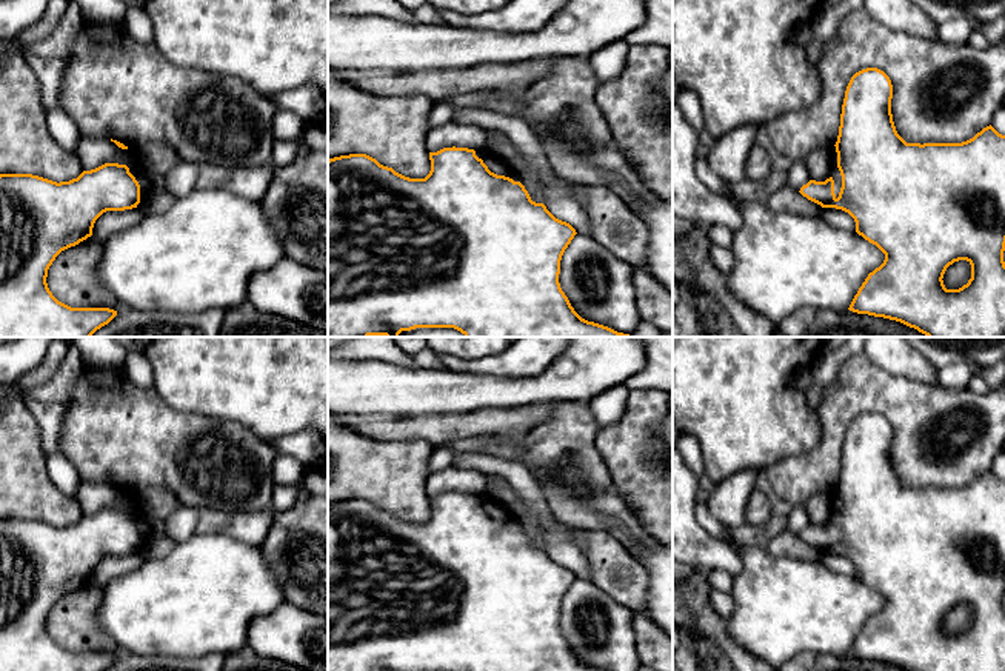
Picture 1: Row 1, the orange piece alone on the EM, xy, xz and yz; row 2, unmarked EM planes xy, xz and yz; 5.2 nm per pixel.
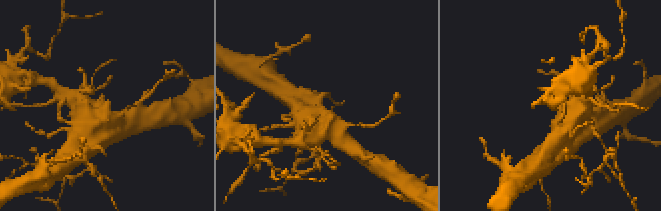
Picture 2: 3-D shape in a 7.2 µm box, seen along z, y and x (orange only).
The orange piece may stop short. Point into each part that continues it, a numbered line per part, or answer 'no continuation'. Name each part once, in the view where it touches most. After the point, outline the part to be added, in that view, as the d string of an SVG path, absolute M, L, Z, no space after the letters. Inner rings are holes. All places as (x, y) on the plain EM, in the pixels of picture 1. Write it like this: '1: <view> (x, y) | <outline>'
1: yz (834, 517) | M836 491L831 492L831 499L830 499L830 516L828 516L826 522L823 525L816 525L816 526L825 526L830 522L834 525L834 539L836 539L836 543L837 543L839 537L840 537L840 532L842 532L842 520L840 520L840 516L837 512Z

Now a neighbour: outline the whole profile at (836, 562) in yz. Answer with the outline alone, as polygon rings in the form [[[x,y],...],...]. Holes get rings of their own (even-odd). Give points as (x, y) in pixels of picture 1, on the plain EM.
[[[822,552],[817,560],[822,562],[828,569],[831,569],[834,573],[856,577],[854,563],[842,554]]]

